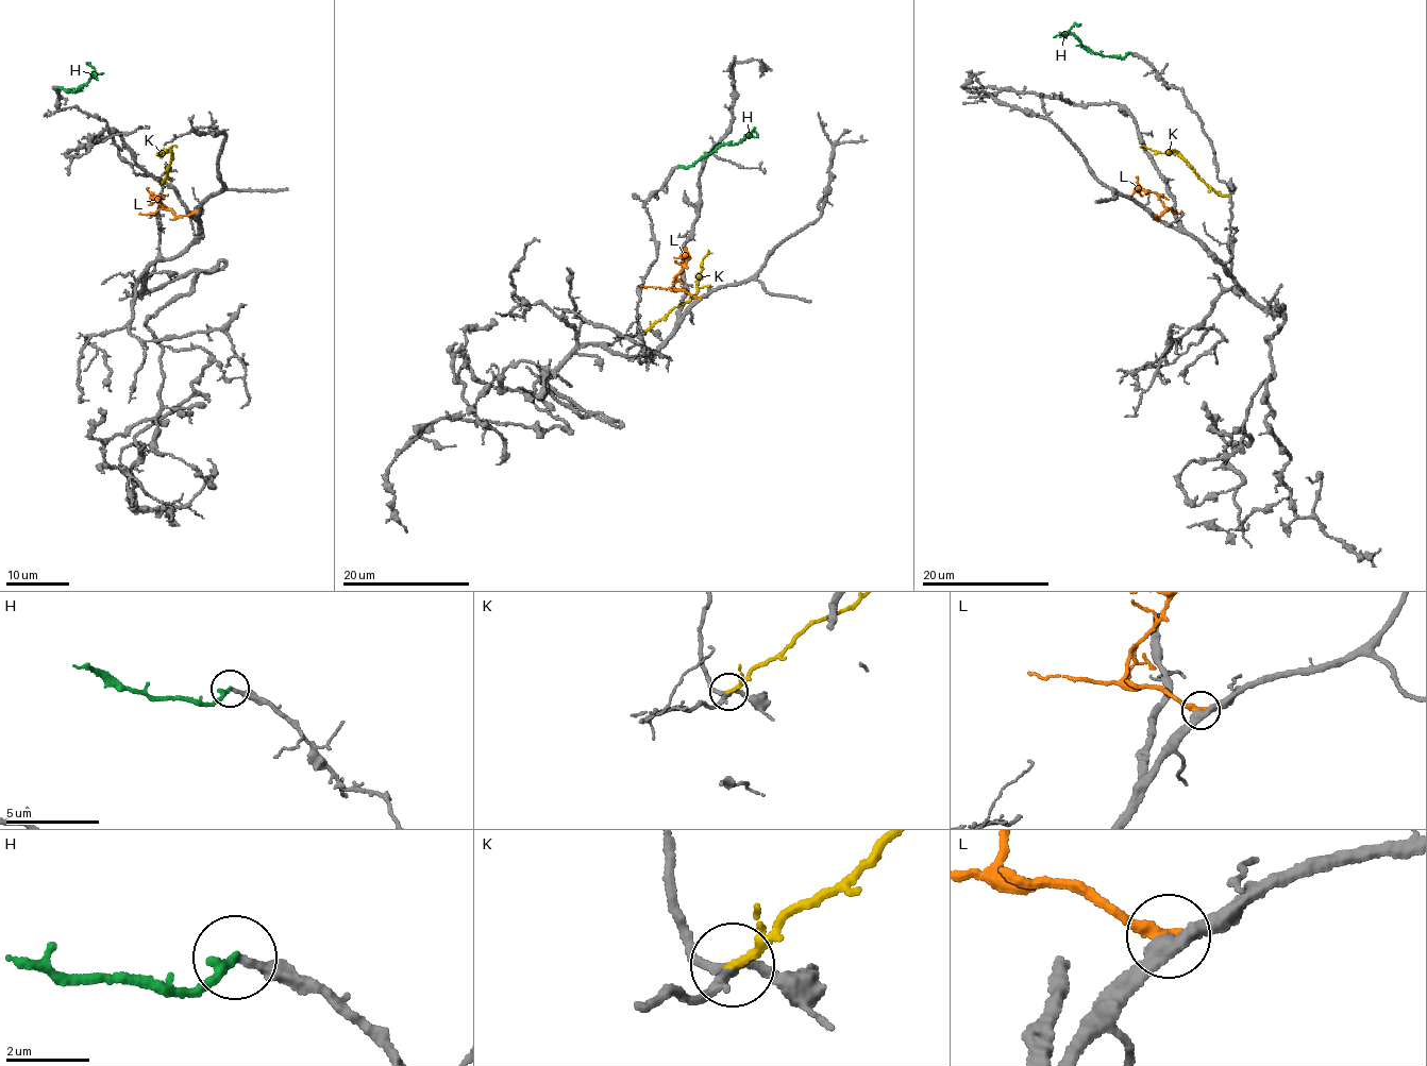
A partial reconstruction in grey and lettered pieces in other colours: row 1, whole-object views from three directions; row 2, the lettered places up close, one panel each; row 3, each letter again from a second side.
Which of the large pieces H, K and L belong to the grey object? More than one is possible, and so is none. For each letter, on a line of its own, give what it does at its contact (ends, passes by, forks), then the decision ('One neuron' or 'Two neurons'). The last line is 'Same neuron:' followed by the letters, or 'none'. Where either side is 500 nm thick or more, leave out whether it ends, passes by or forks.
H: It ends there. Two neurons
K: It ends there. Two neurons
L: It ends there. Two neurons
Same neuron: none

